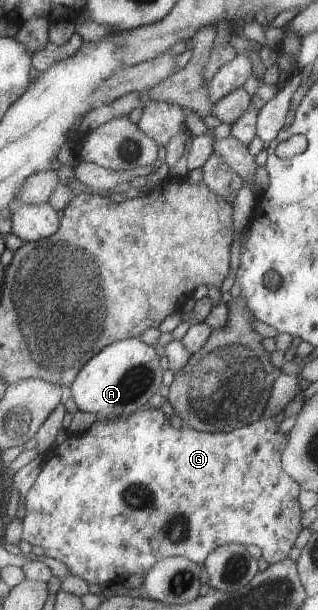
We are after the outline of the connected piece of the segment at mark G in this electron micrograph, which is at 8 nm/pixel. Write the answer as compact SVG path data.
M145 406L132 415L115 417L114 419L94 422L85 434L71 435L47 452L40 473L32 484L25 498L25 514L22 518L23 538L32 545L45 549L48 557L57 559L65 564L70 573L79 576L87 583L98 585L123 584L131 575L145 578L155 565L167 557L179 555L190 558L196 563L205 565L207 557L221 545L237 543L247 546L255 544L261 549L261 556L270 565L282 561L289 550L293 548L295 536L301 530L301 508L297 504L299 485L286 473L282 466L282 450L286 448L287 435L279 430L279 423L274 417L263 417L249 426L234 430L230 433L204 433L191 426L183 425L175 428L167 414L160 407Z

